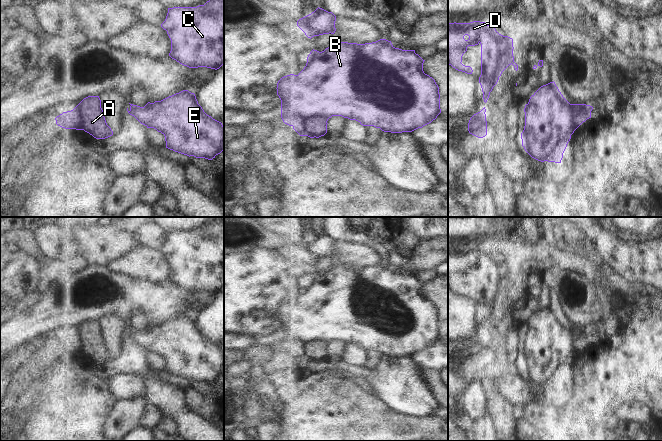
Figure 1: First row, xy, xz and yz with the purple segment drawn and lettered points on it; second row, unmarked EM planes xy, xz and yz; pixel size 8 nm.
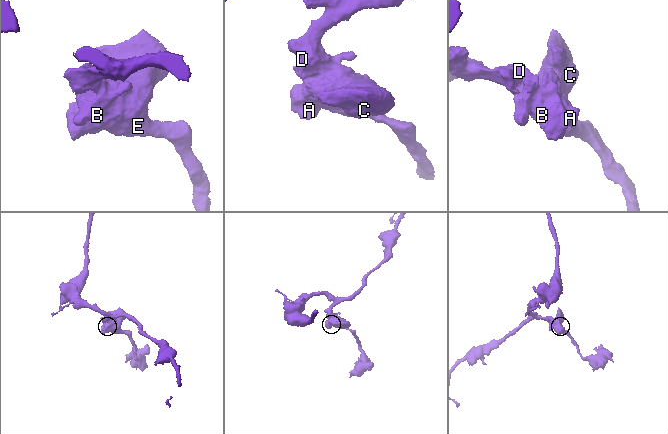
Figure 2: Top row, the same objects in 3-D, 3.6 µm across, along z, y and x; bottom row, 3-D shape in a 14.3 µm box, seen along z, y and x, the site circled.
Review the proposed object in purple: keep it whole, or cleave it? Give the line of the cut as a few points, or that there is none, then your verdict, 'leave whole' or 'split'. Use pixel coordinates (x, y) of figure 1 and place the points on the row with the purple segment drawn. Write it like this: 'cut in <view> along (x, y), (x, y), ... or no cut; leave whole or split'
cut in xz along (328, 118), (325, 116), (313, 116), (302, 119), (292, 125); split

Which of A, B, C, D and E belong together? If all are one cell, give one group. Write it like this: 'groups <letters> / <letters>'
groups A / B C D E

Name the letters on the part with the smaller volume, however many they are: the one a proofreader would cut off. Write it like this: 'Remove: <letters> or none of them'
Remove: A

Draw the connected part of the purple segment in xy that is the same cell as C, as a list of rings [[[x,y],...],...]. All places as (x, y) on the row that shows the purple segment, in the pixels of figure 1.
[[[209,0],[197,7],[168,8],[161,27],[171,40],[169,56],[189,68],[219,69],[224,64],[224,0]]]

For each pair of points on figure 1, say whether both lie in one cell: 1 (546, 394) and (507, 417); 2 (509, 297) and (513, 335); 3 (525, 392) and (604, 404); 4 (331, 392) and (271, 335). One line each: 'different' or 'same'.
1: different
2: same
3: different
4: different

